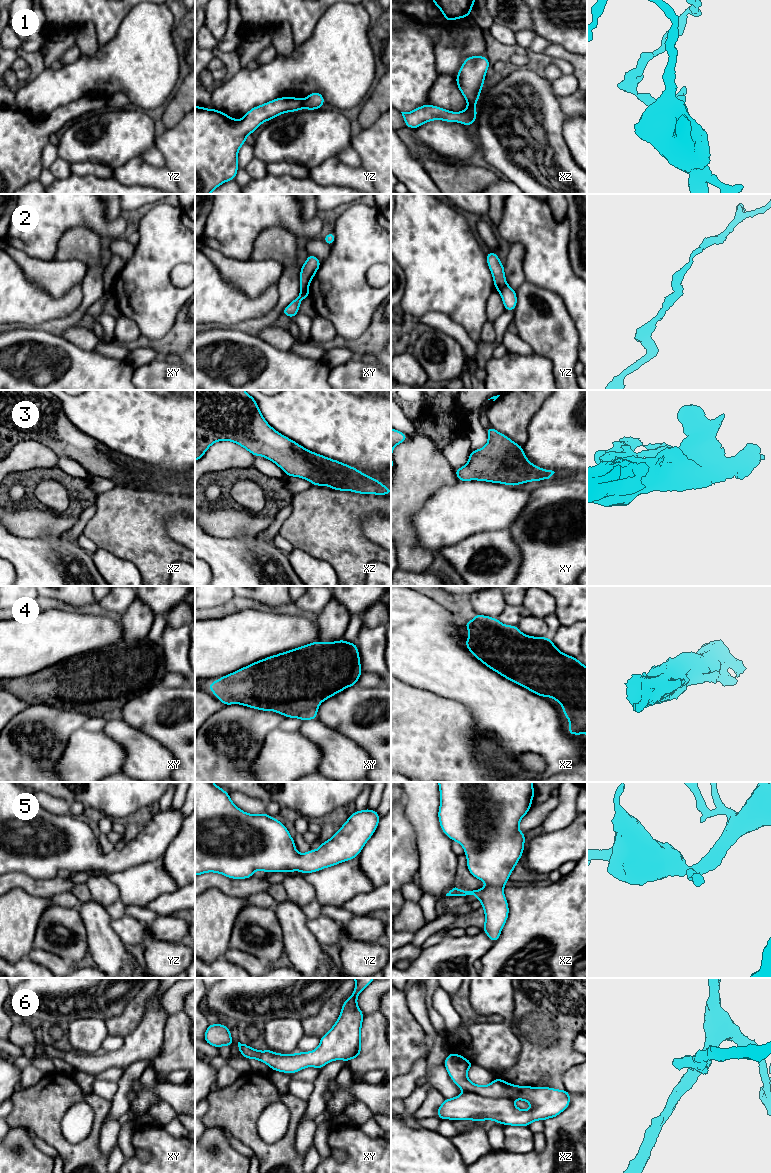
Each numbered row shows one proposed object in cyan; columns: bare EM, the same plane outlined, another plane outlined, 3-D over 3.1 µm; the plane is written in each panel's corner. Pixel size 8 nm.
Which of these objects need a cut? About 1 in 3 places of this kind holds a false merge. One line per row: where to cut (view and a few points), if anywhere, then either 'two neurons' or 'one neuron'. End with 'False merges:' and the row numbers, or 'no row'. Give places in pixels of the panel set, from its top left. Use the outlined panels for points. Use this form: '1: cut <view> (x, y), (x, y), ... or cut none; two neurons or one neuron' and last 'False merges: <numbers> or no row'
1: cut yz (301, 100), (302, 108); two neurons
2: cut yz (506, 284), (499, 291); two neurons
3: cut none; one neuron
4: cut none; one neuron
5: cut none; one neuron
6: cut none; one neuron
False merges: 1, 2

